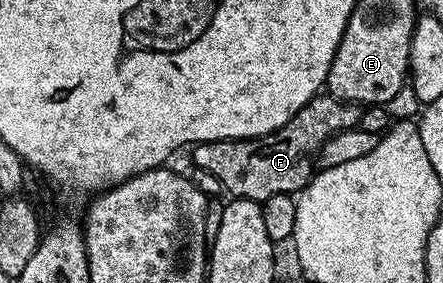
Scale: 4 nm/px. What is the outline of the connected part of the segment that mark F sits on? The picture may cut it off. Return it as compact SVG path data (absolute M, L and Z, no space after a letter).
M316 95L309 103L305 103L305 107L301 107L301 111L297 111L297 115L289 119L289 123L285 123L285 127L264 137L241 137L237 141L200 141L190 150L191 161L201 172L208 173L221 188L228 189L232 198L244 197L262 203L271 195L295 195L311 180L313 158L318 154L319 148L333 135L356 128L360 112L360 106L354 101L338 101L330 95Z

